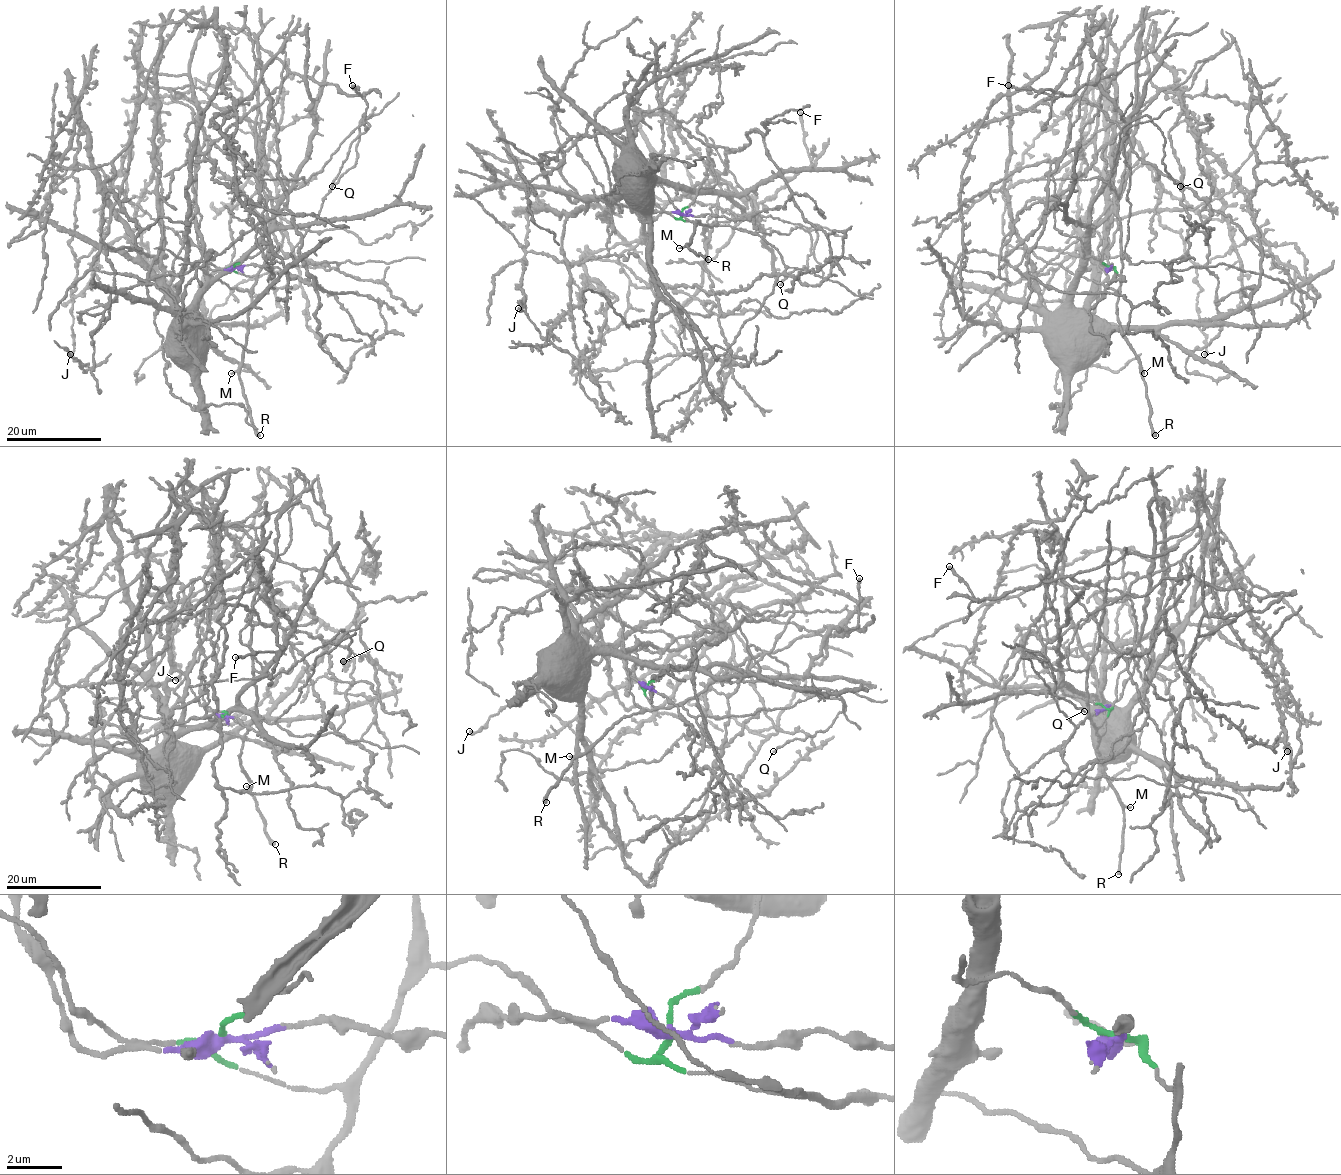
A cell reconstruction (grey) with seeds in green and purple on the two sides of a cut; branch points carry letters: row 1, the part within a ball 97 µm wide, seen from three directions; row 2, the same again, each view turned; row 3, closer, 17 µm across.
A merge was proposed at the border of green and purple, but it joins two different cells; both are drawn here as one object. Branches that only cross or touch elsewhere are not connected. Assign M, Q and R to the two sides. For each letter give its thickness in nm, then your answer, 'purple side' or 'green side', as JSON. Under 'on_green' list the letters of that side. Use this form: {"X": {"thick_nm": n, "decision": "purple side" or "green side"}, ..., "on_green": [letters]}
{"M": {"thick_nm": 190, "decision": "green side"}, "Q": {"thick_nm": 170, "decision": "green side"}, "R": {"thick_nm": 480, "decision": "green side"}, "on_green": ["M", "Q", "R"]}

